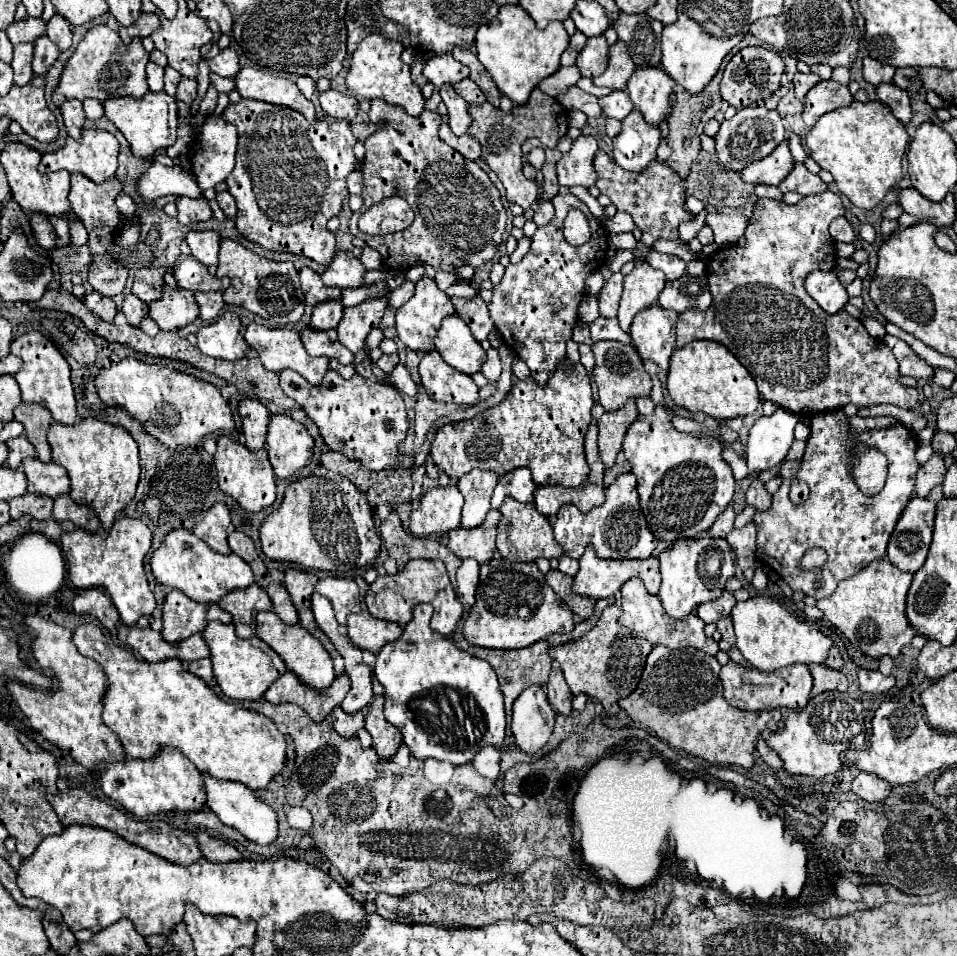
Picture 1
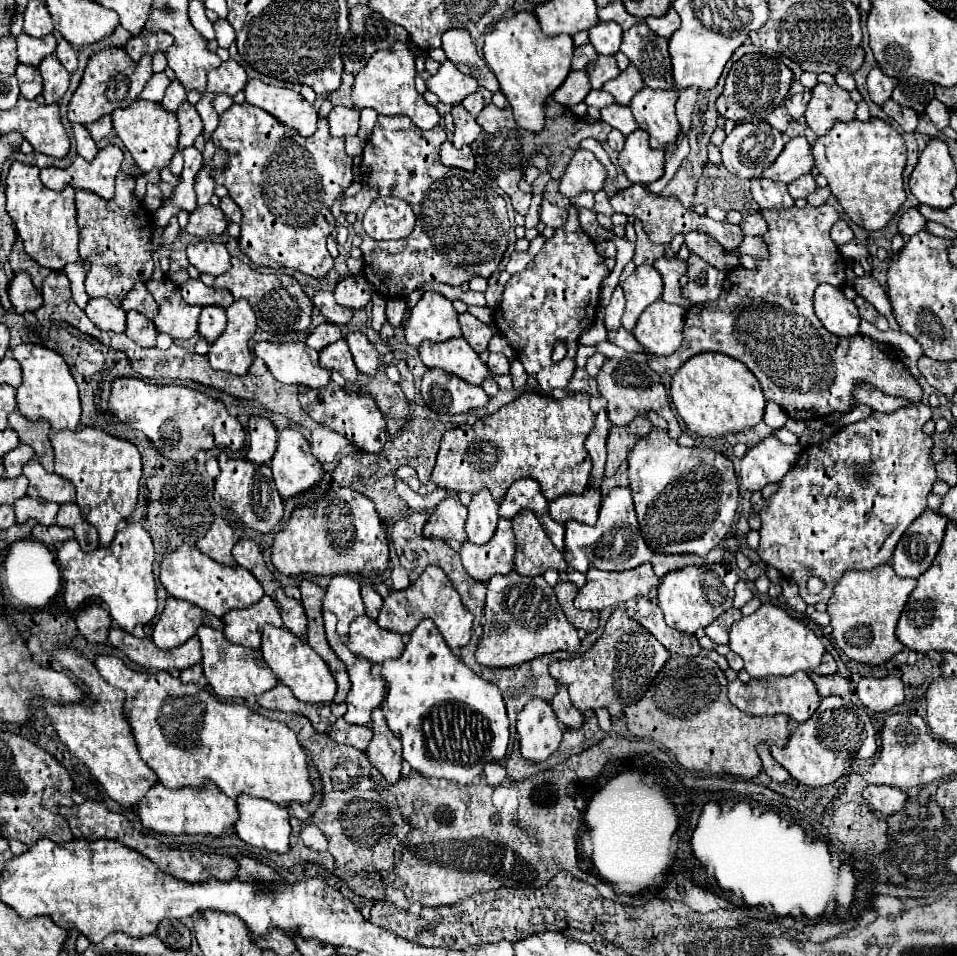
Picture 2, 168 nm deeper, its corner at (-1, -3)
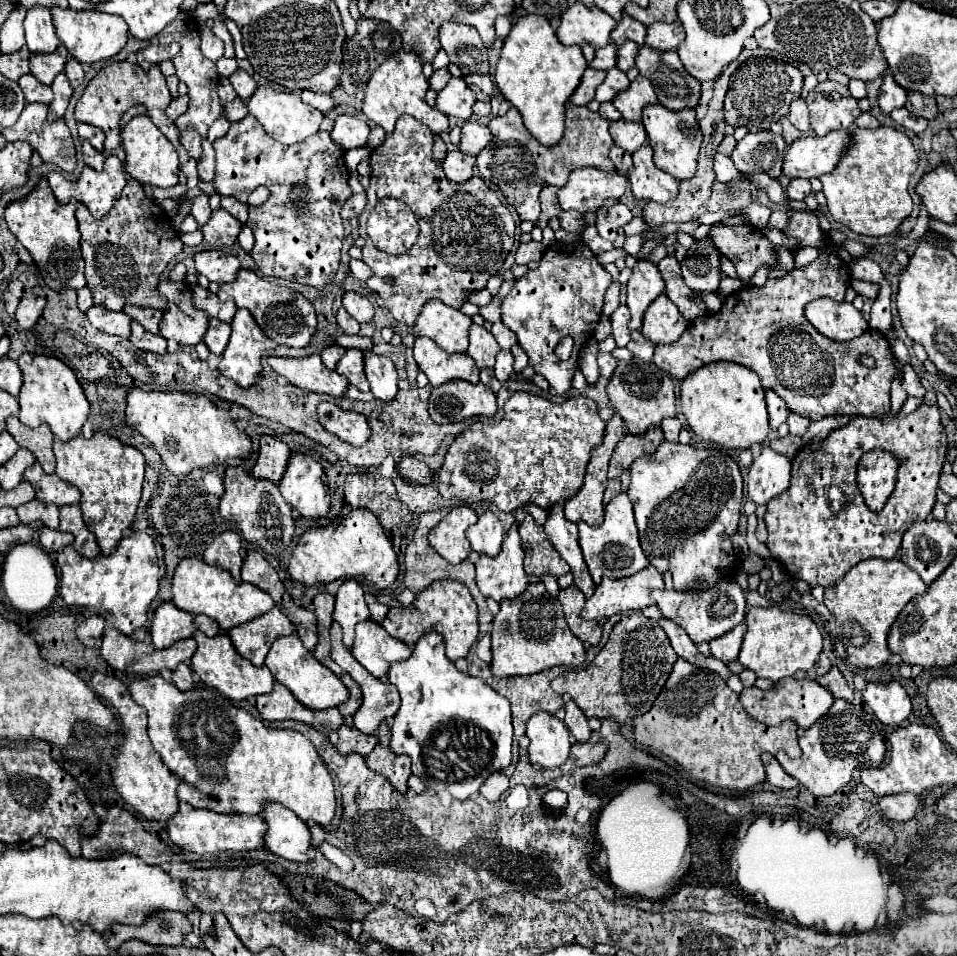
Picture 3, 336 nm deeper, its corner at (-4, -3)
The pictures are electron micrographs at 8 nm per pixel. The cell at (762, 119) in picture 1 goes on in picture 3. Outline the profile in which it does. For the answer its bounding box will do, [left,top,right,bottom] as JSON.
[732,131,786,179]

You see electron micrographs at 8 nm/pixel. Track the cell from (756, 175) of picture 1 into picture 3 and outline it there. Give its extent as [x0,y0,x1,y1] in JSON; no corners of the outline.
[784,131,852,179]

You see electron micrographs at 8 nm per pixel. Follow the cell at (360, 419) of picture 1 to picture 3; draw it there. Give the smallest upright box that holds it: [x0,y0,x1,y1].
[318,403,370,447]

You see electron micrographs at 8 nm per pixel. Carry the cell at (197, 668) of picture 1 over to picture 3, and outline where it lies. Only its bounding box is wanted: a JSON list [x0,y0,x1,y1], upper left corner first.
[172,663,194,691]

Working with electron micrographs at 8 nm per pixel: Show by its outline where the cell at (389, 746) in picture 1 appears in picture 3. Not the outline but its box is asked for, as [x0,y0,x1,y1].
[366,723,410,793]

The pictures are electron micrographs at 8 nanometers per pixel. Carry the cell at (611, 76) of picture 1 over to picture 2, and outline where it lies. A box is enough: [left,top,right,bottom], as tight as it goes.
[603,63,643,105]

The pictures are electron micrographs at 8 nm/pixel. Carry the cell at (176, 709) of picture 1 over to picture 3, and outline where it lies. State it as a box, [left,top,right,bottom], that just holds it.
[130,677,336,827]

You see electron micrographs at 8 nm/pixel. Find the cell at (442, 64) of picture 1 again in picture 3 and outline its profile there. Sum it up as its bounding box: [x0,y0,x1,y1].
[436,77,476,121]

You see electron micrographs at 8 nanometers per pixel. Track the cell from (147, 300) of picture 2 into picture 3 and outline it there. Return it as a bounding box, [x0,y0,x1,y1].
[124,307,162,333]

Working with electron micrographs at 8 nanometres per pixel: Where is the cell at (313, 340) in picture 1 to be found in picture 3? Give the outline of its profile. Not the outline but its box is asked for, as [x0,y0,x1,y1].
[336,349,370,391]

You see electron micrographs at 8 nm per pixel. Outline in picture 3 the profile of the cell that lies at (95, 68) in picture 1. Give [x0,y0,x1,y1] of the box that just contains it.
[74,61,188,163]

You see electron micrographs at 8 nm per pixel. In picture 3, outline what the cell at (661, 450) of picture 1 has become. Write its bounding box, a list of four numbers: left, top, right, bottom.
[628,441,742,591]

